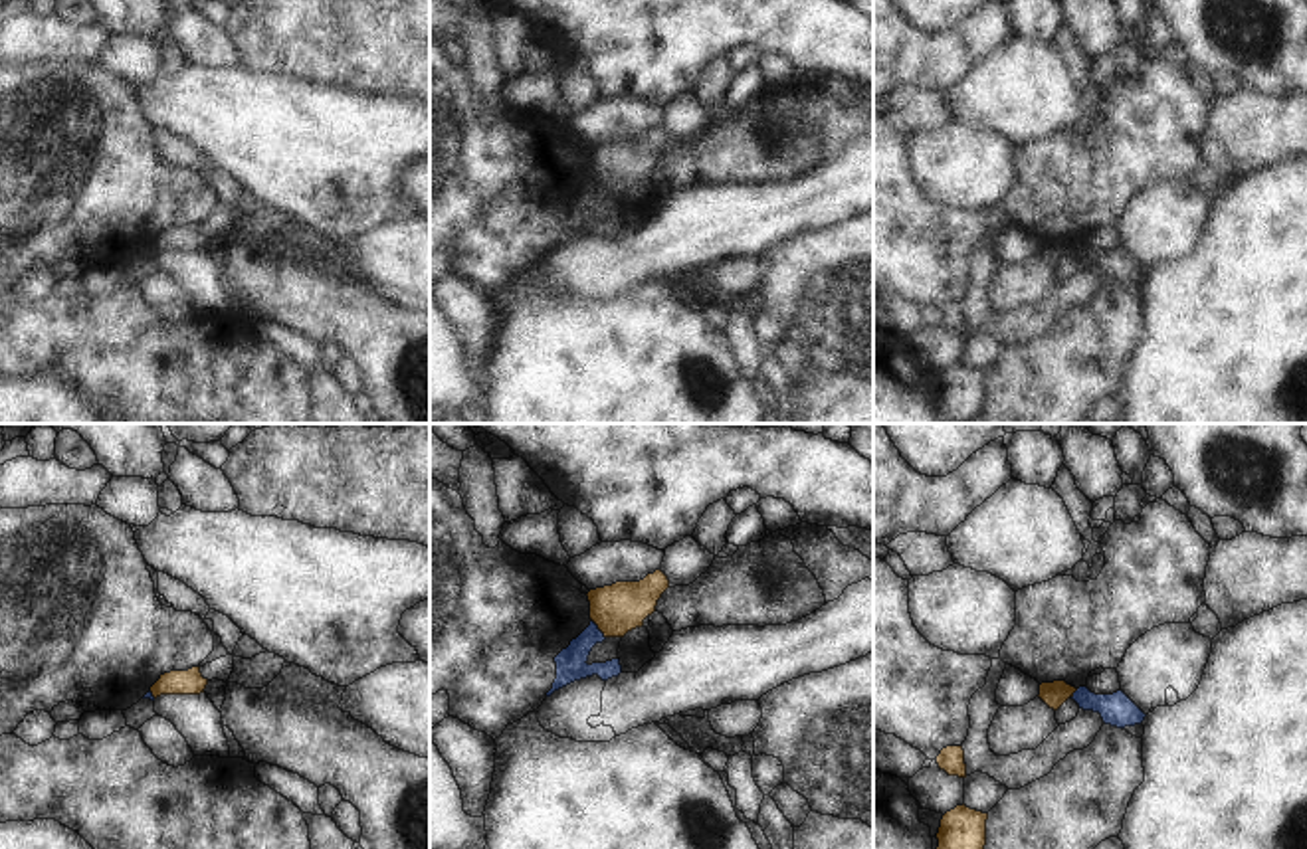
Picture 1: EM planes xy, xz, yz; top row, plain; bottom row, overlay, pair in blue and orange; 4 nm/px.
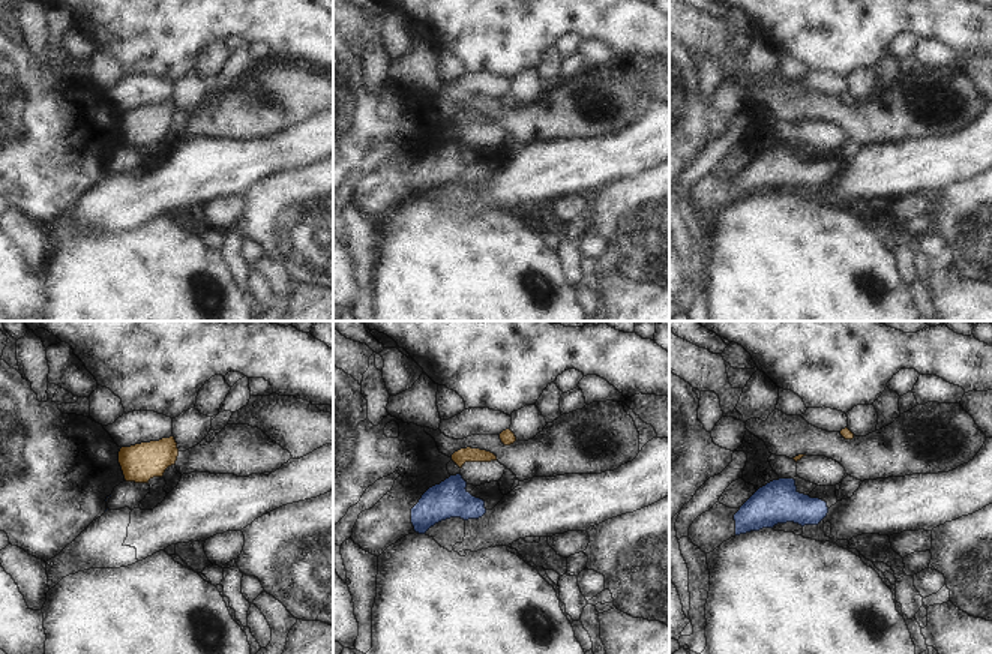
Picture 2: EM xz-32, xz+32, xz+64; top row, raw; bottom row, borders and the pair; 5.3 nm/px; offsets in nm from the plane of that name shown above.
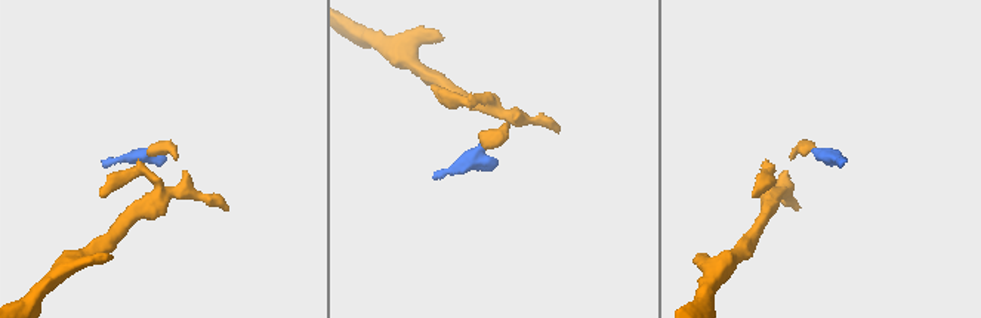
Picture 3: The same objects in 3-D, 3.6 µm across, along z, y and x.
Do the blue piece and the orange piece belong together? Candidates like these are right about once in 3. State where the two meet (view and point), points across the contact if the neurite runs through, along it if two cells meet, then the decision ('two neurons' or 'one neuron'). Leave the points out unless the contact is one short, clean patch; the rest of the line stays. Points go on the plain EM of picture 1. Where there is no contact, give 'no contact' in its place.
xz (599, 187) | along xz (593, 177), (604, 194) | two neurons

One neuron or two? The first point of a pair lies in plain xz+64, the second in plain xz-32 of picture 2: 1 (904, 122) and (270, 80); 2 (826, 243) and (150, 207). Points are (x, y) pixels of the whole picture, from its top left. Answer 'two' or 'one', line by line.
1: two
2: two

